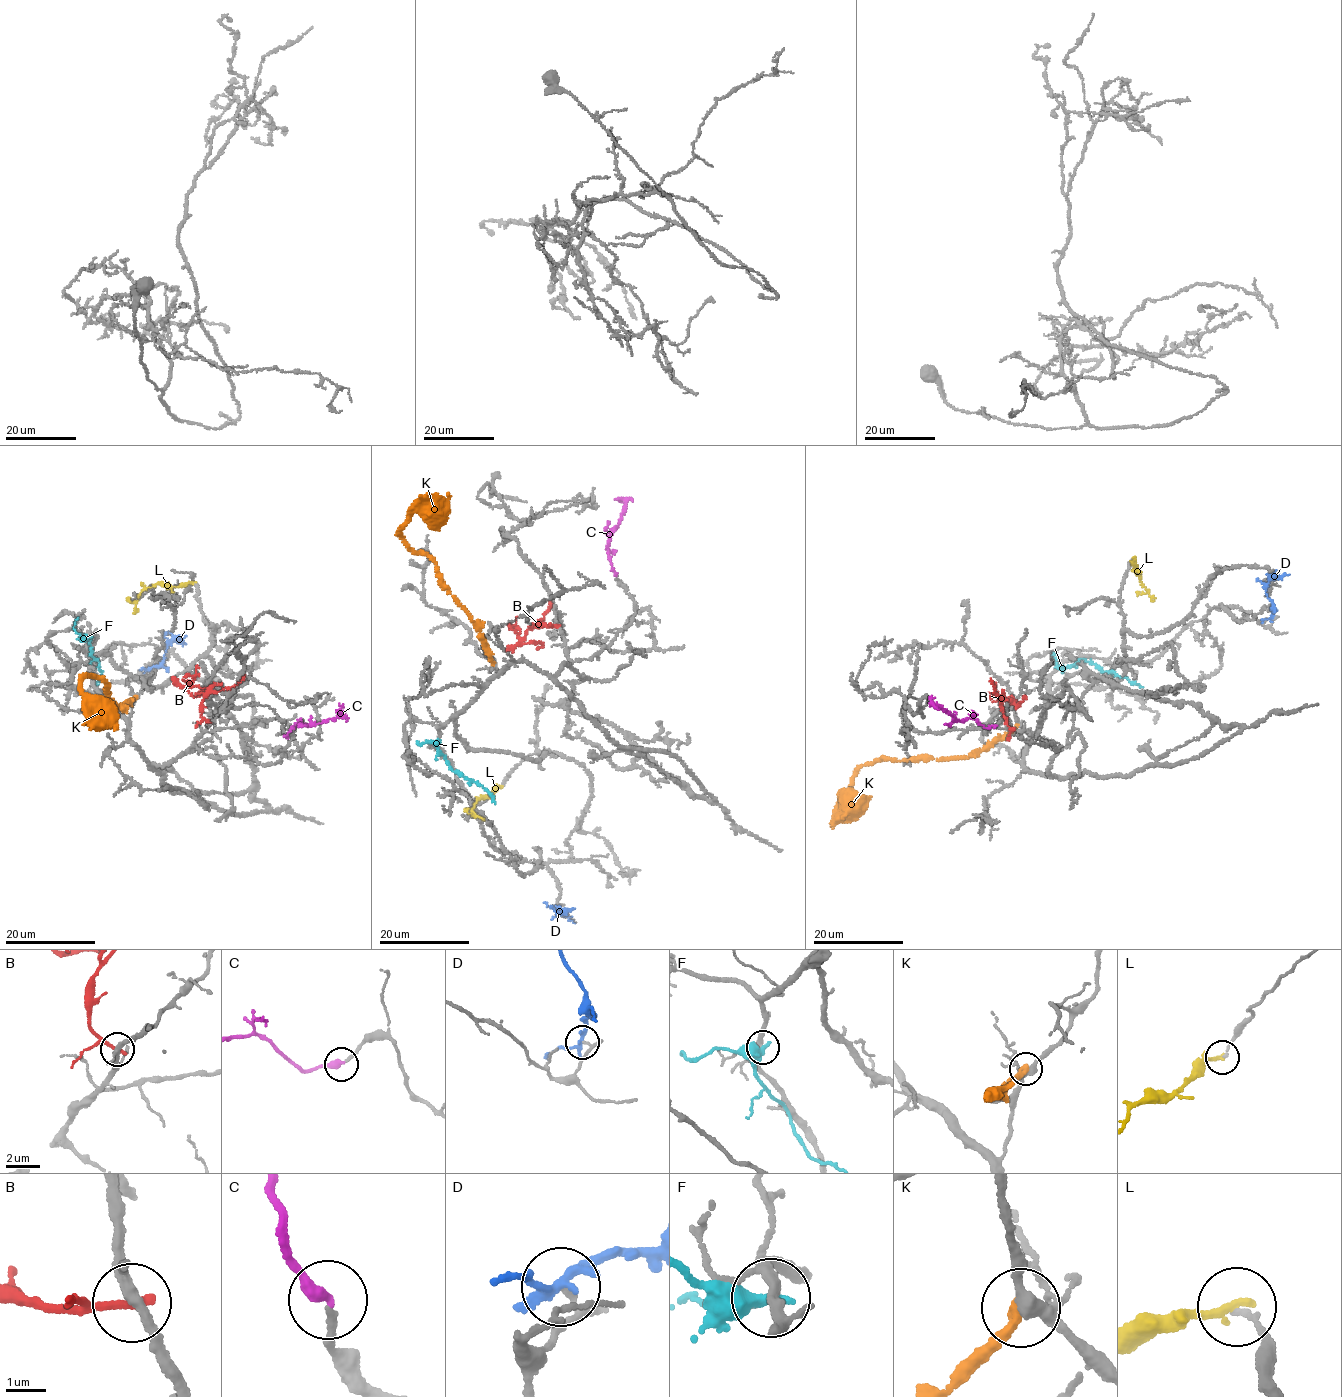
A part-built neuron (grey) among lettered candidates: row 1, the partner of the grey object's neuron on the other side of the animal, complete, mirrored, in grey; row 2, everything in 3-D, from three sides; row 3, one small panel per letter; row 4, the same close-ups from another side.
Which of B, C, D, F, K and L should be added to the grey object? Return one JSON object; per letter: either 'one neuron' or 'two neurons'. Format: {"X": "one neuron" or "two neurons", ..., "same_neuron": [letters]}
{"B": "two neurons", "C": "one neuron", "D": "two neurons", "F": "two neurons", "K": "two neurons", "L": "two neurons", "same_neuron": ["C"]}

